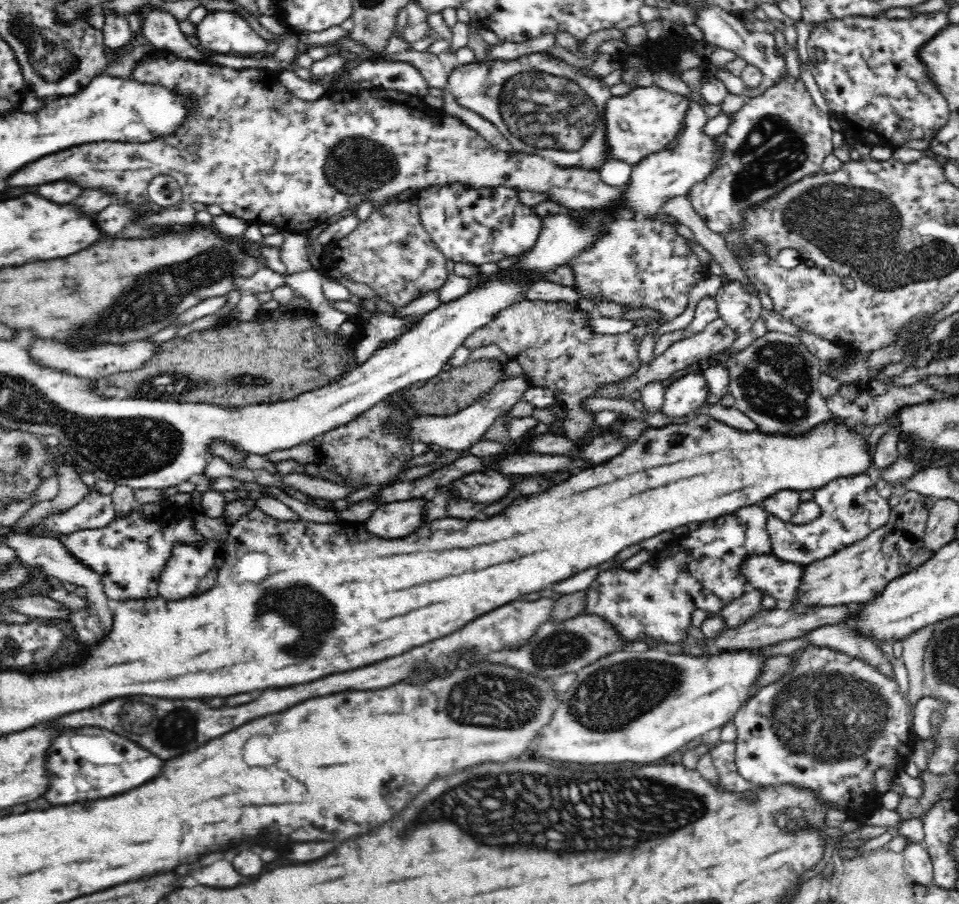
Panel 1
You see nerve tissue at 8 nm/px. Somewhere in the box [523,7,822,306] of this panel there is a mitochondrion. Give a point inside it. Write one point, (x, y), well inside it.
(778, 155)

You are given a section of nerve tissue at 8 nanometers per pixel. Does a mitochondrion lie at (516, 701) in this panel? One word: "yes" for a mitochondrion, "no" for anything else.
yes

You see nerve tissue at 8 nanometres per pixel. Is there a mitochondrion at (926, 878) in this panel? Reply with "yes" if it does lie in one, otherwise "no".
no

